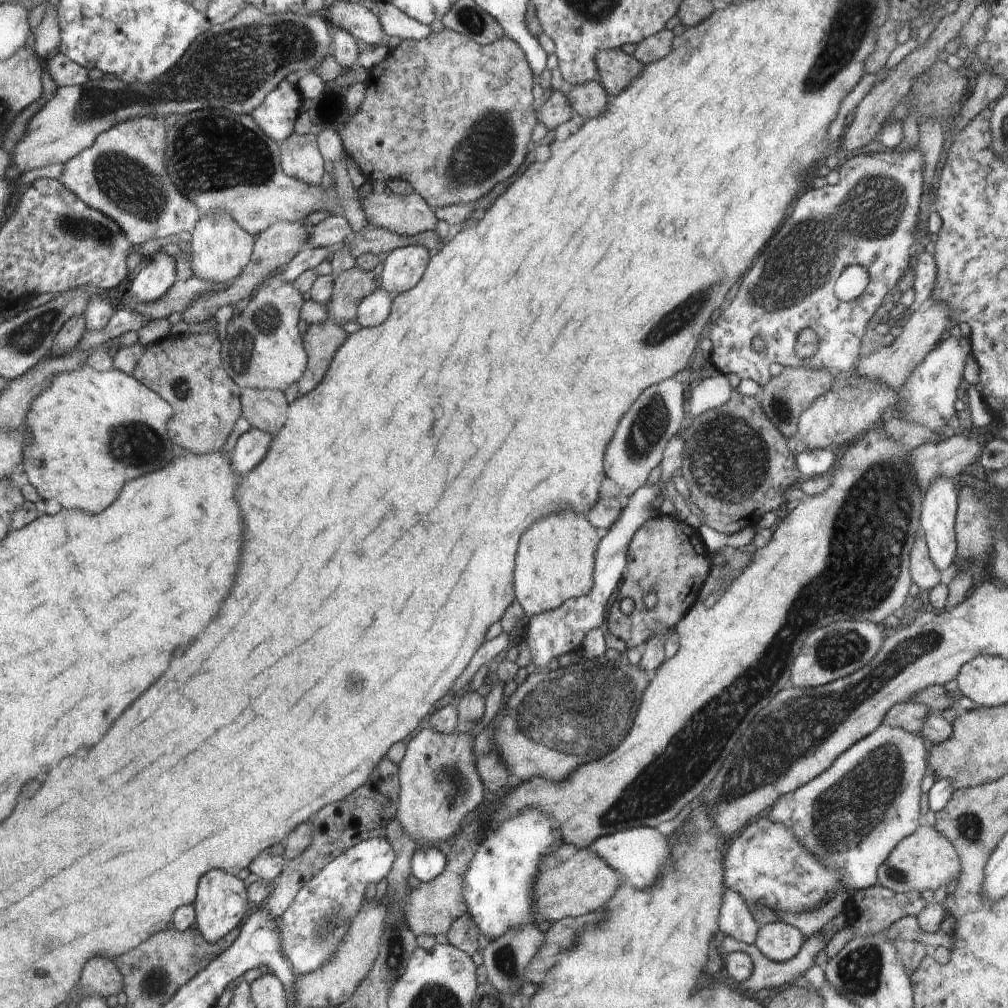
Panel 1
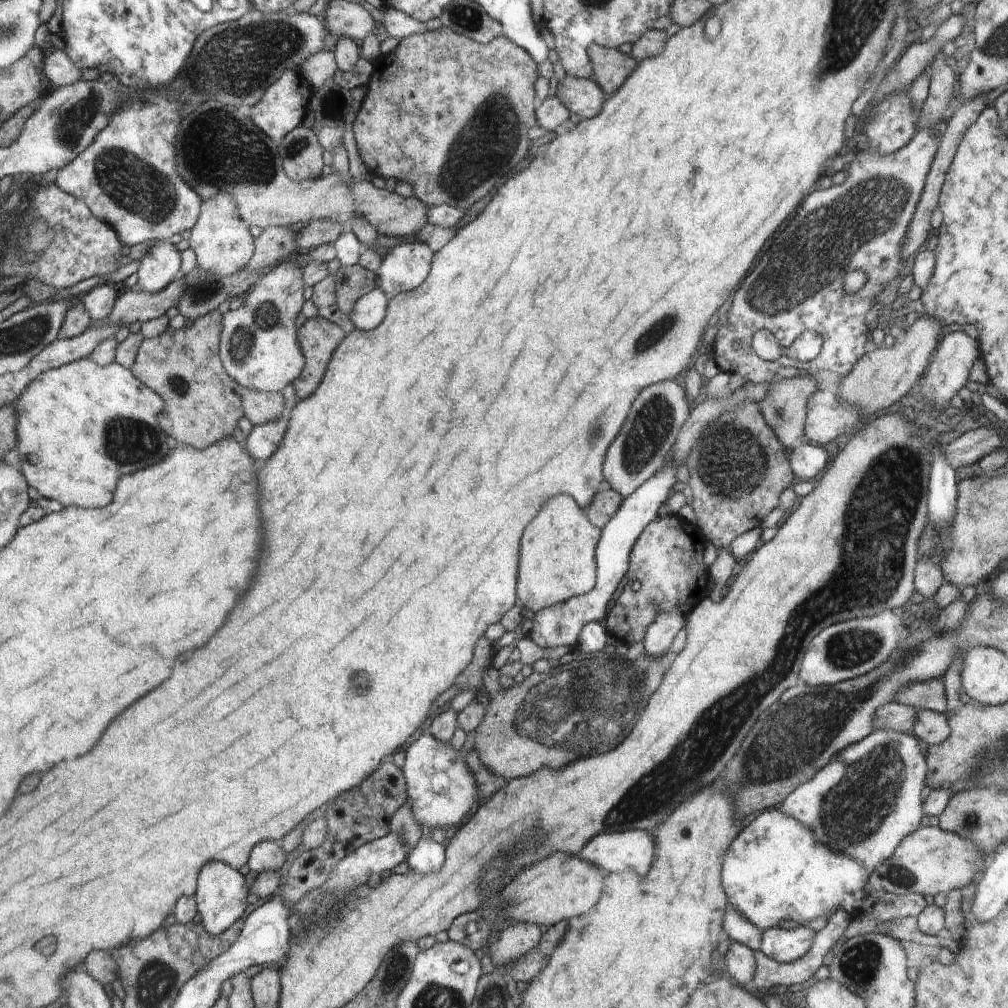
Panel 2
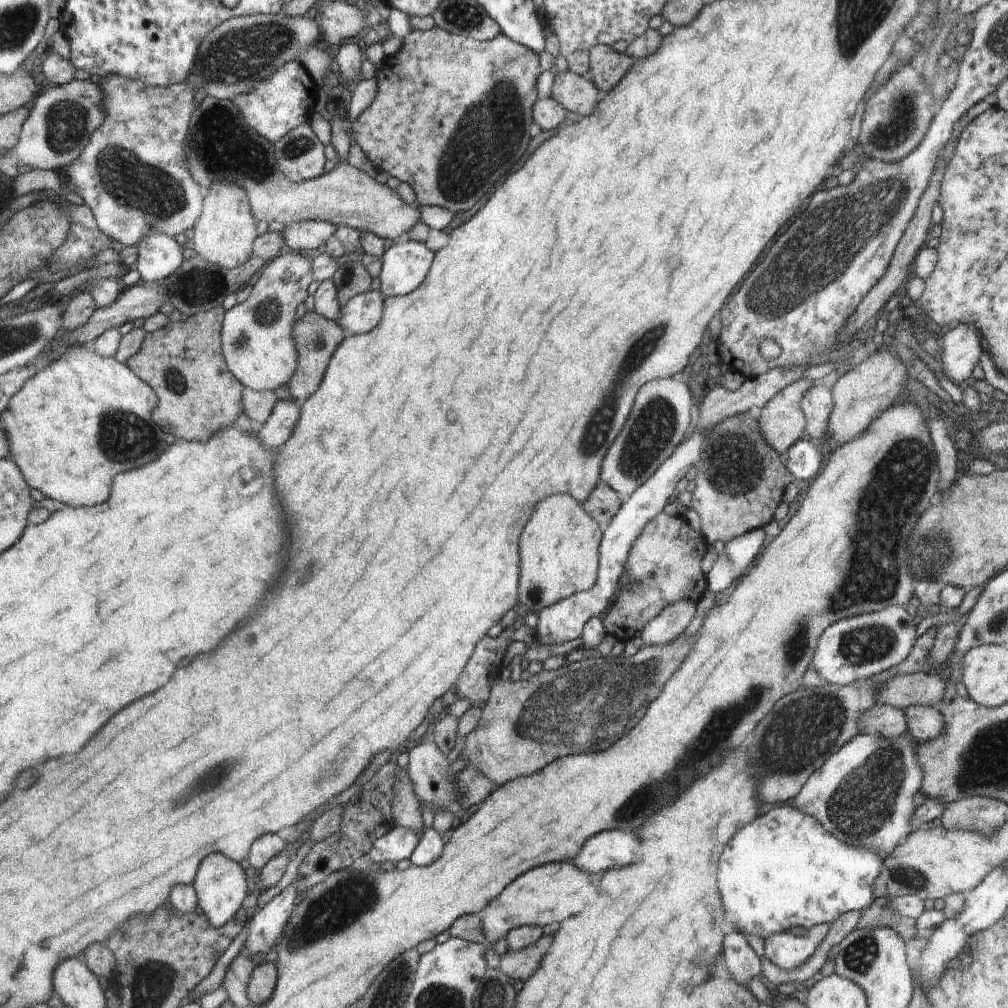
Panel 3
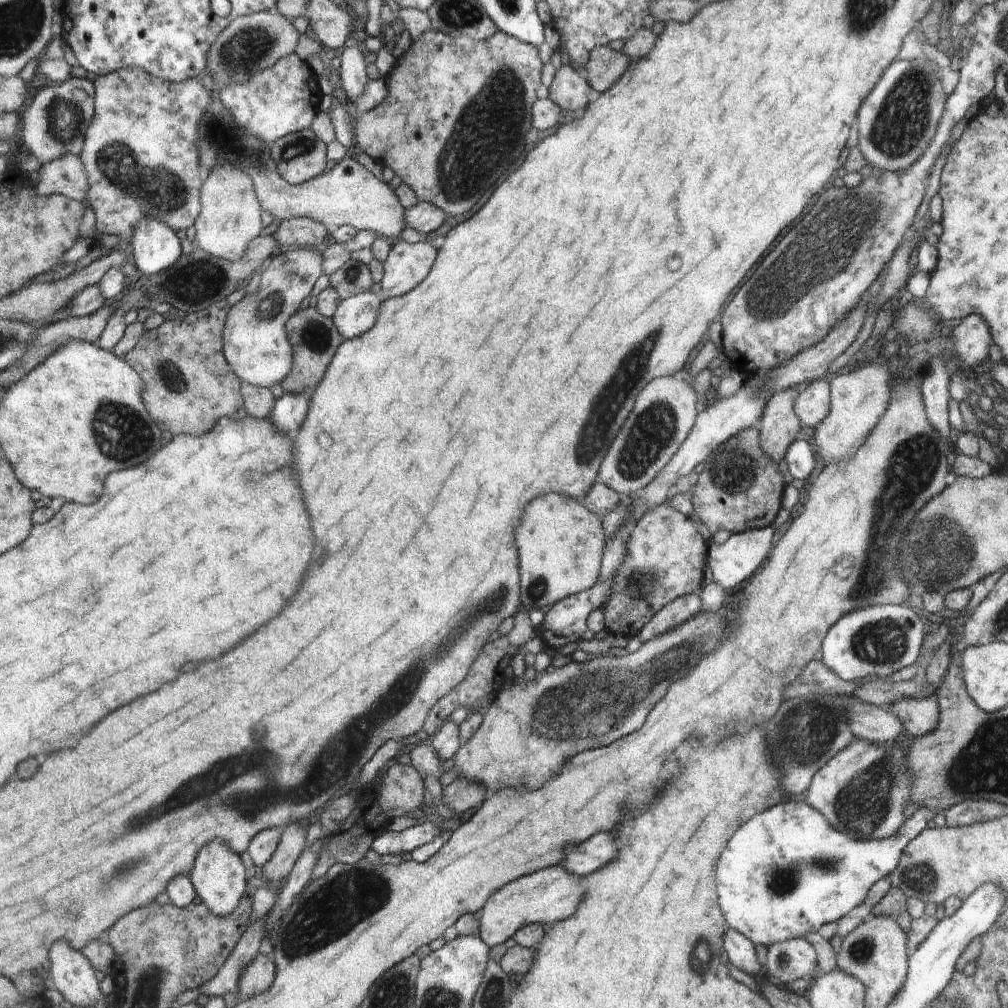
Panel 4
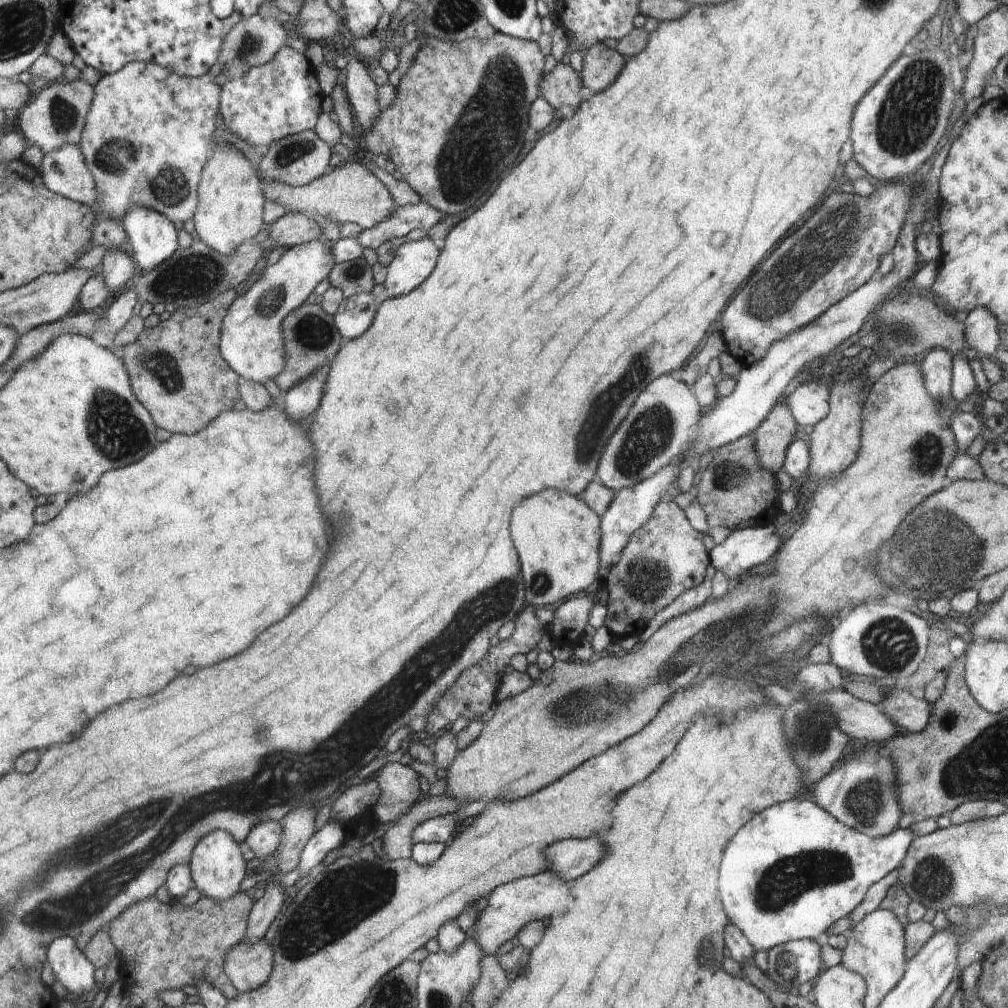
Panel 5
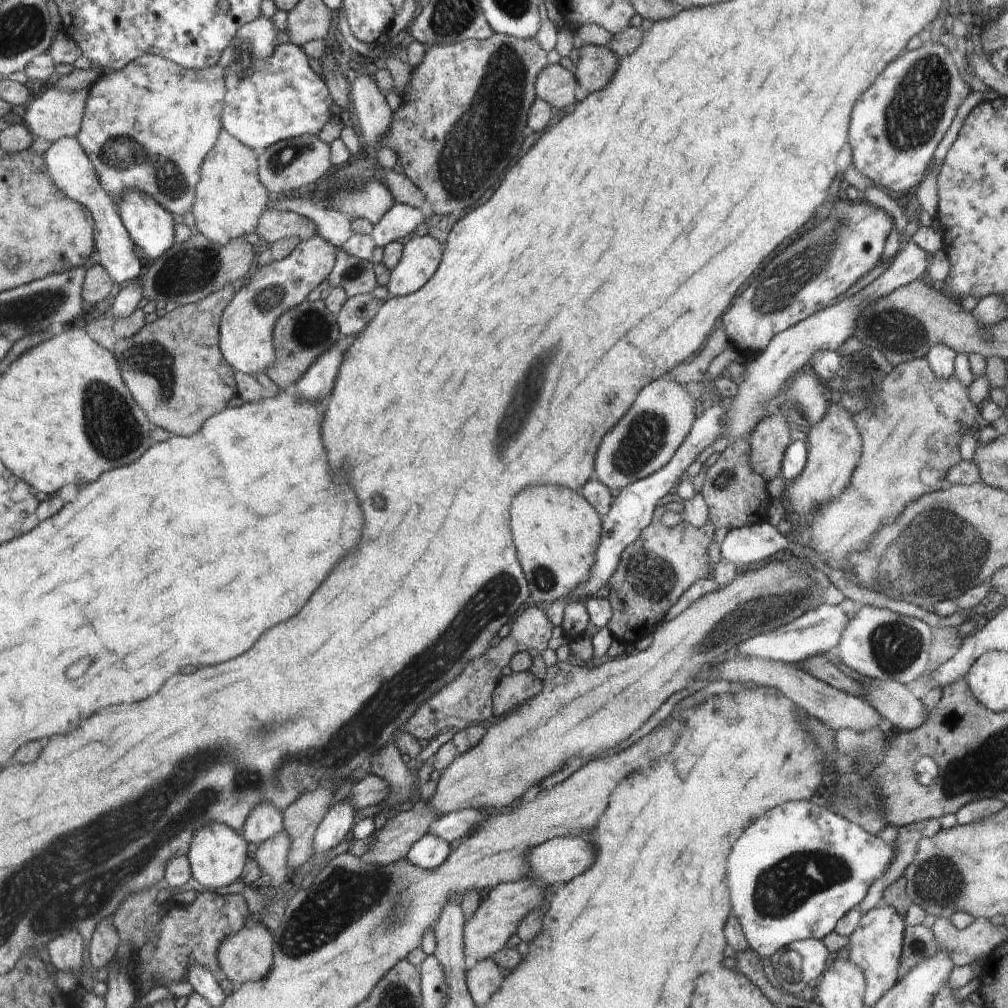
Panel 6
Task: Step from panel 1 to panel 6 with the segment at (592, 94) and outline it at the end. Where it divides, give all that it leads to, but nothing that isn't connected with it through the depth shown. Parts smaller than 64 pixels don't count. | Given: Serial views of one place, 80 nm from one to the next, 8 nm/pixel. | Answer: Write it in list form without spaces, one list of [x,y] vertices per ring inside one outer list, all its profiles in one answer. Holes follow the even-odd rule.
[[[560,63],[546,66],[537,78],[537,96],[550,107],[565,109],[576,100],[576,75],[562,68]]]

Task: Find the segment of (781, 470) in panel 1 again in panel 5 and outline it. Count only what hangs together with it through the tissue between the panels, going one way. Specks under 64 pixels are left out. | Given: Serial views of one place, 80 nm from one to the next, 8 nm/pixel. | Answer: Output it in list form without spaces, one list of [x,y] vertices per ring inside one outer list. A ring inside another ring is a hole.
[[[748,434],[715,450],[712,462],[699,473],[696,480],[696,502],[706,514],[709,529],[726,526],[730,530],[768,526],[776,520],[778,494],[776,480],[761,464],[757,454],[757,436]]]

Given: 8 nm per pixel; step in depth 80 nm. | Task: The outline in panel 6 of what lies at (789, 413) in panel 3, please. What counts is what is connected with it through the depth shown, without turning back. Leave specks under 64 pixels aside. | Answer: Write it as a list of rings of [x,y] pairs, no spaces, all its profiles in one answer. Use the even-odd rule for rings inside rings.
[[[782,412],[765,416],[750,432],[750,463],[765,480],[772,481],[780,474],[784,452],[789,448],[790,430],[784,418]]]

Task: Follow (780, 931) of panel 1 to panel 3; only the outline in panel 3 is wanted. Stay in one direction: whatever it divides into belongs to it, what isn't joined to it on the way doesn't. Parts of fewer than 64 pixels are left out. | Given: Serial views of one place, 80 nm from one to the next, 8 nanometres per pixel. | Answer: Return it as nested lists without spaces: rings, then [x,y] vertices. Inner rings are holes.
[[[824,923],[808,929],[808,936],[795,936],[791,932],[774,935],[764,941],[764,957],[776,968],[785,971],[797,969],[815,953],[829,930],[830,925]]]

